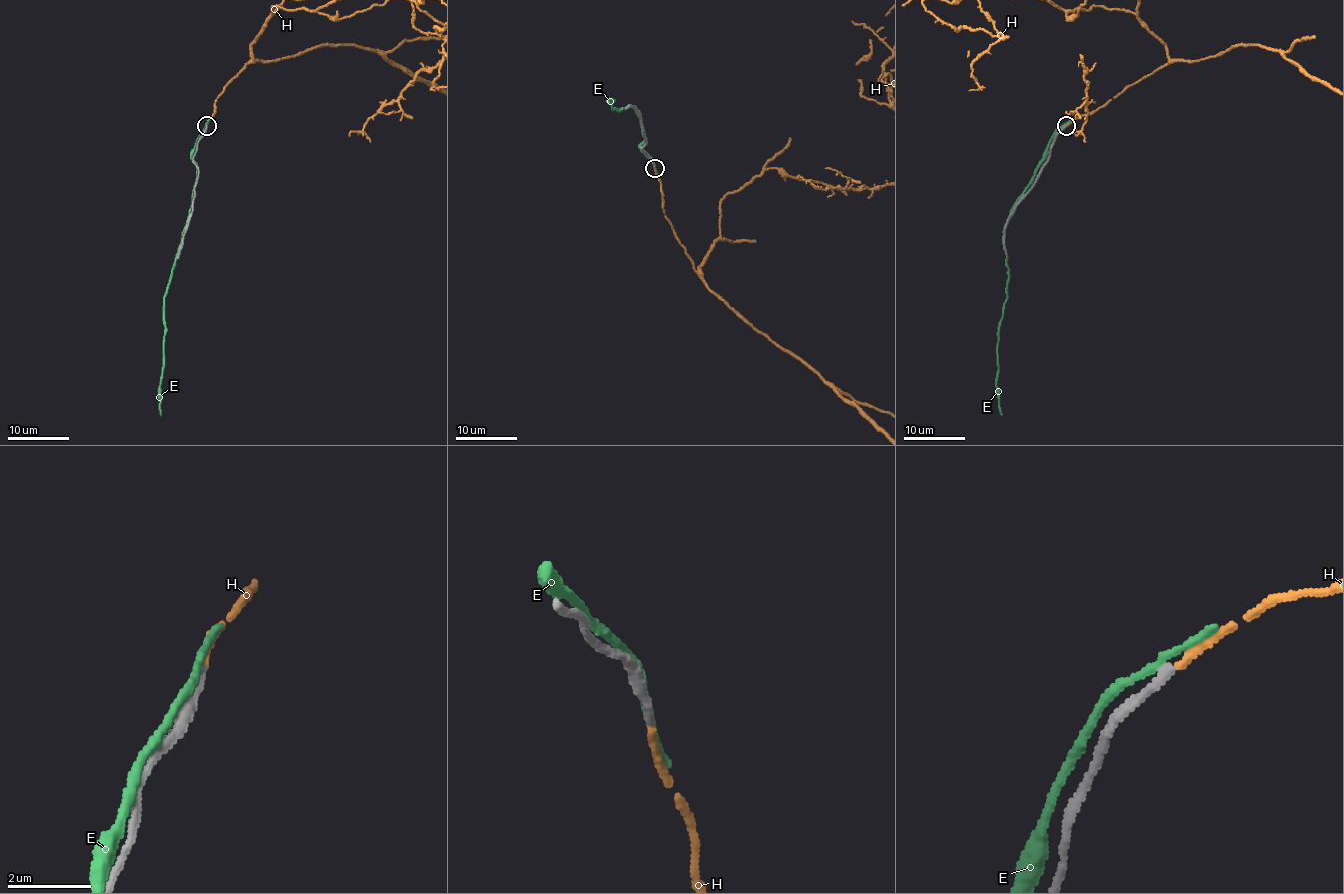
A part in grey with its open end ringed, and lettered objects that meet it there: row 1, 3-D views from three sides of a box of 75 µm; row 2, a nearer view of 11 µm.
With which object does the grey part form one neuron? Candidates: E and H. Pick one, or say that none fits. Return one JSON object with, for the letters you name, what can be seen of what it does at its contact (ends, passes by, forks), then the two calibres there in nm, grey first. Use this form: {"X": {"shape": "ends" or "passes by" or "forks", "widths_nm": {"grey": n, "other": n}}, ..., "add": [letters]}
{"H": {"shape": "ends", "widths_nm": {"grey": 220, "other": 170}}, "add": ["H"]}

